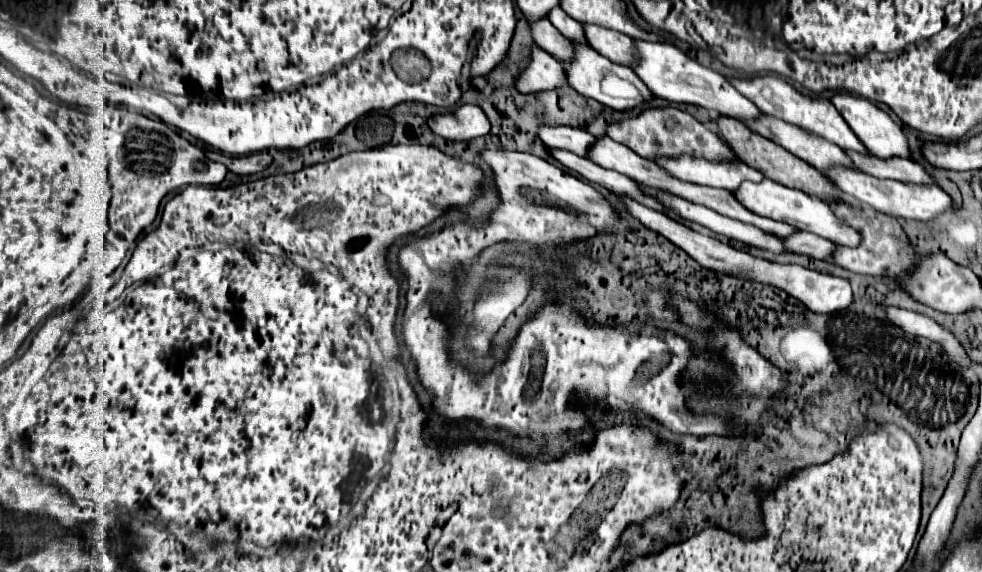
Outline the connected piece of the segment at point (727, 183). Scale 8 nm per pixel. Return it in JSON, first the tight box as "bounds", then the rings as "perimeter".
{"bounds":[655,157,765,191],"perimeter":[[[679,157],[679,159],[655,159],[655,163],[663,165],[669,173],[683,181],[719,187],[727,191],[735,191],[741,181],[761,181],[765,175],[757,169],[751,169],[743,161],[723,161],[711,163],[705,159],[693,157]]]}

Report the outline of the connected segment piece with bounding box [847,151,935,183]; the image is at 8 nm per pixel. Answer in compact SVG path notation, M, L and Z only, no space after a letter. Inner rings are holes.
M847 151L847 157L851 157L855 169L875 175L875 177L887 177L887 179L899 179L899 181L909 181L909 183L935 183L923 165L911 161L911 159L901 159L901 157L891 157L891 159L879 159L879 157L867 157L857 151Z

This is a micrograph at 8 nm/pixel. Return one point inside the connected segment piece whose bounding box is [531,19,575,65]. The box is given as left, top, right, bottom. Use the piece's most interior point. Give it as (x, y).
(546, 36)

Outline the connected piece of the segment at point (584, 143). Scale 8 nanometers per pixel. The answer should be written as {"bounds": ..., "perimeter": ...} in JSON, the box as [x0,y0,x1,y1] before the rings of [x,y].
{"bounds":[539,125,597,157],"perimeter":[[[541,125],[539,129],[541,141],[551,149],[565,149],[579,157],[587,157],[587,151],[595,145],[597,137],[593,137],[587,129],[575,129],[575,127],[549,127]]]}

